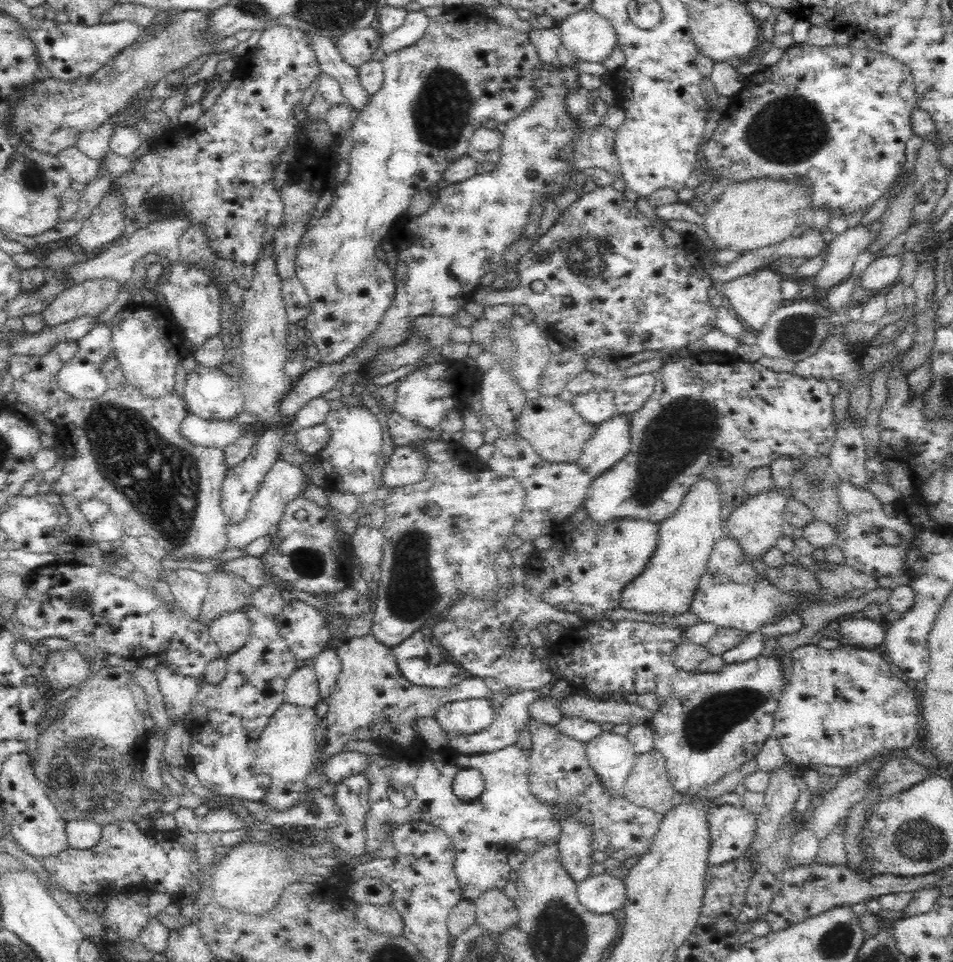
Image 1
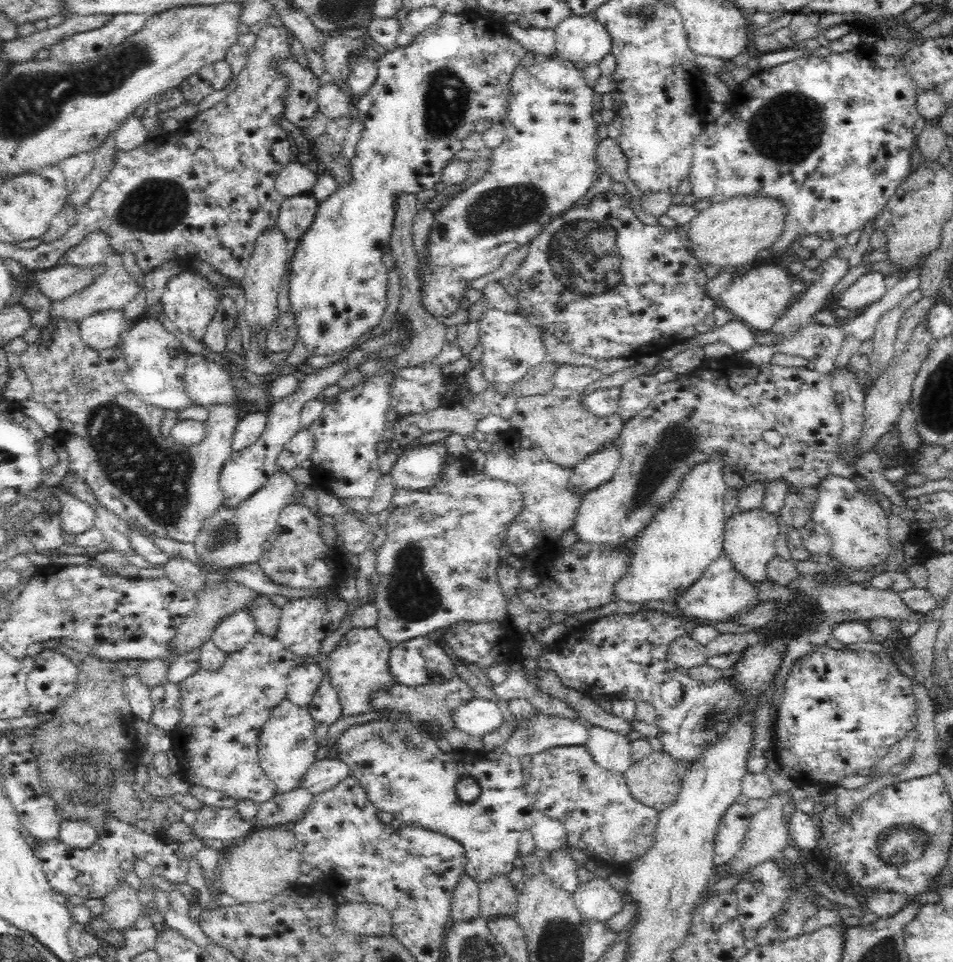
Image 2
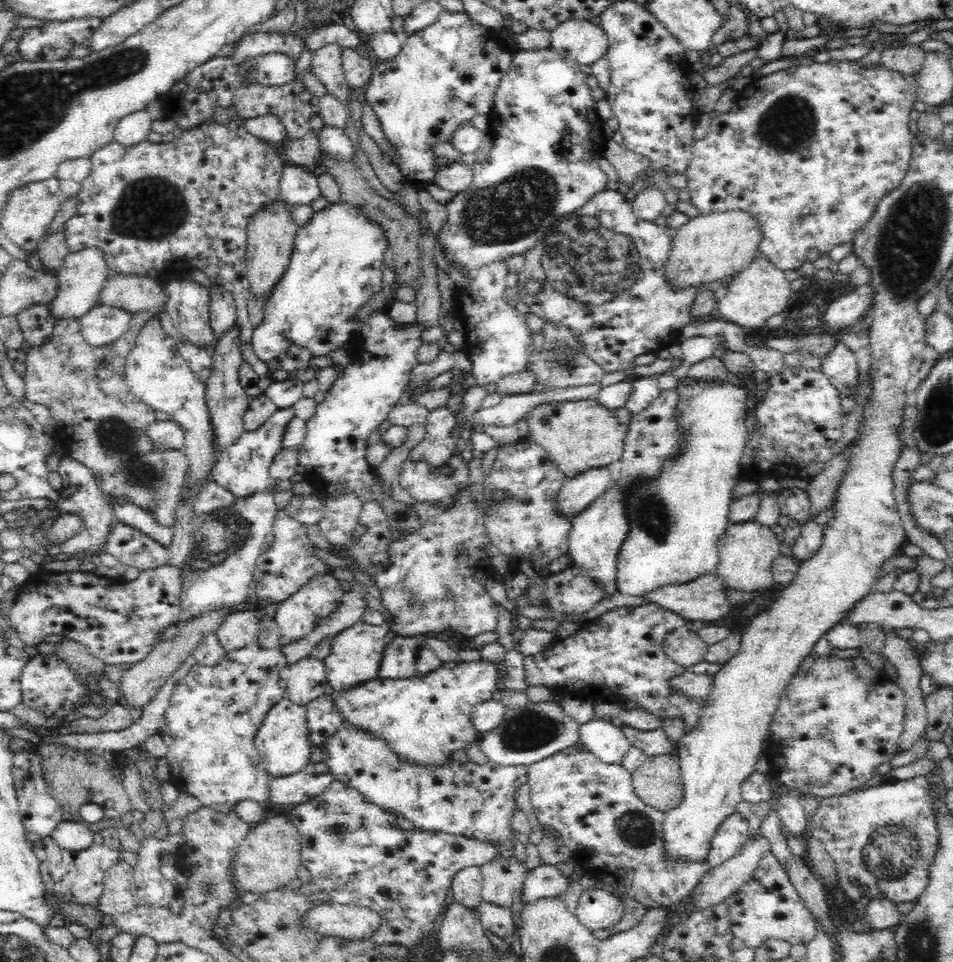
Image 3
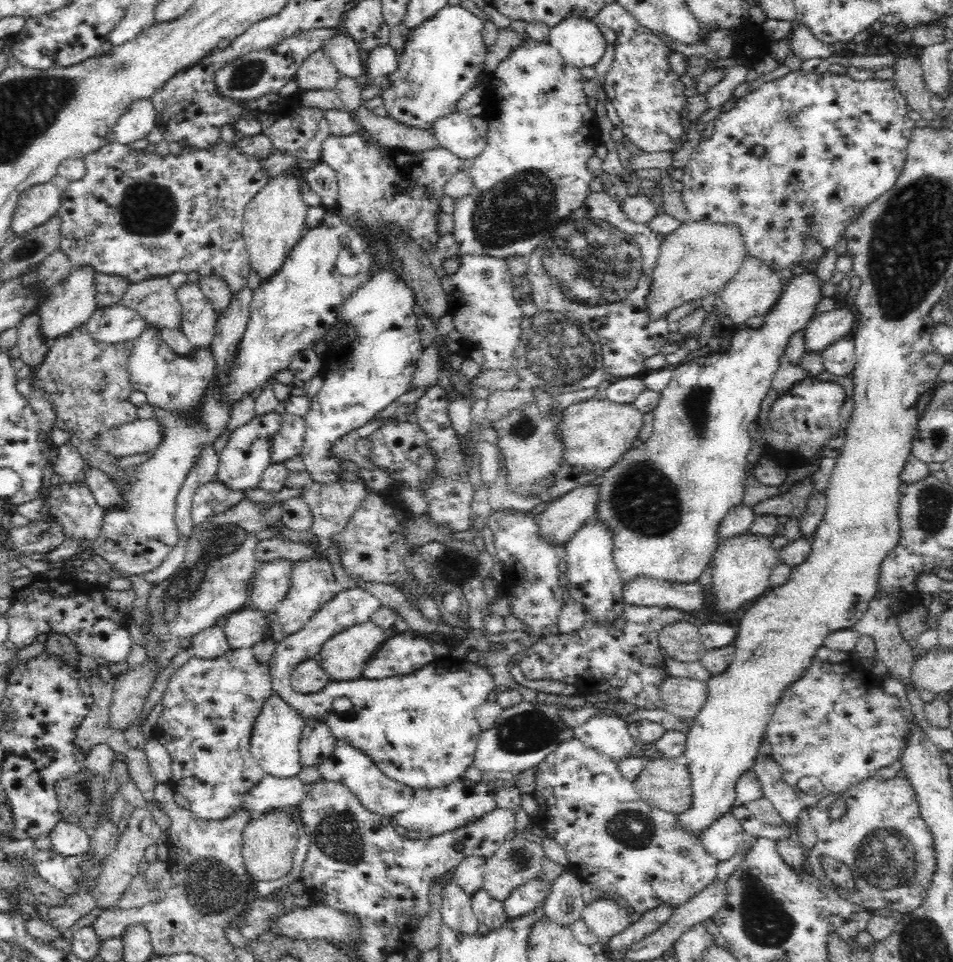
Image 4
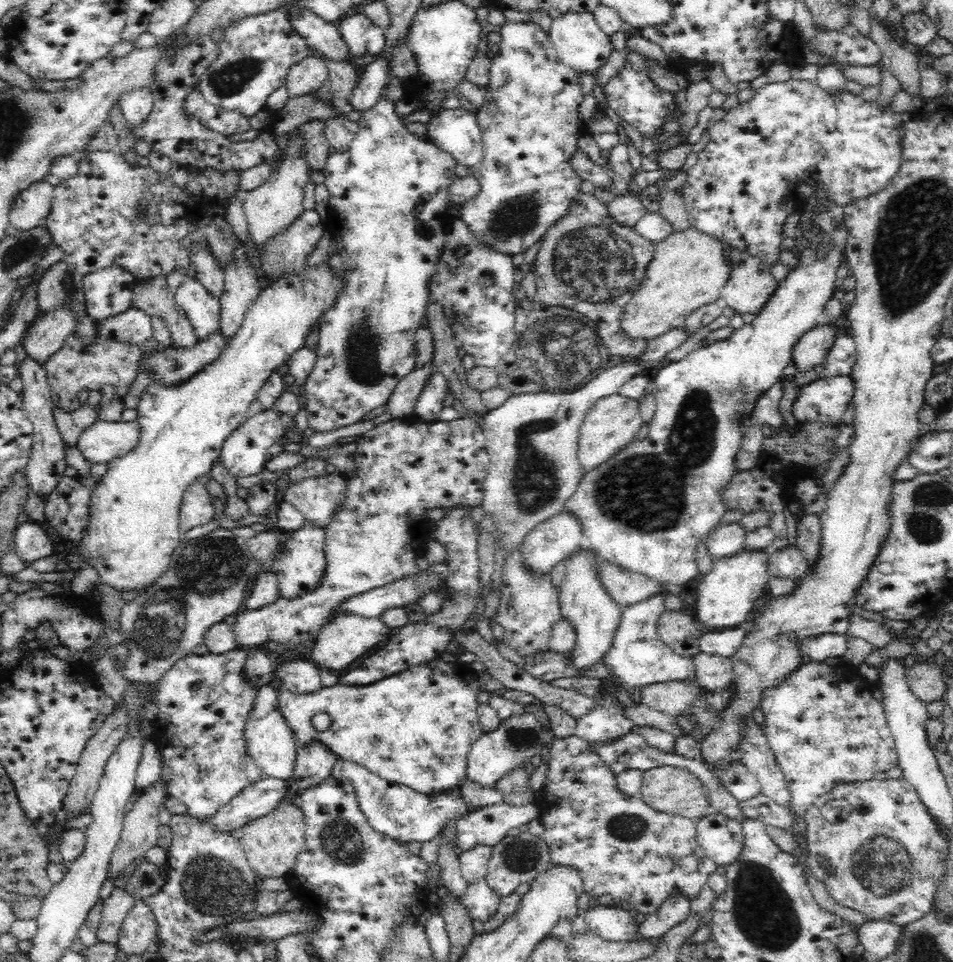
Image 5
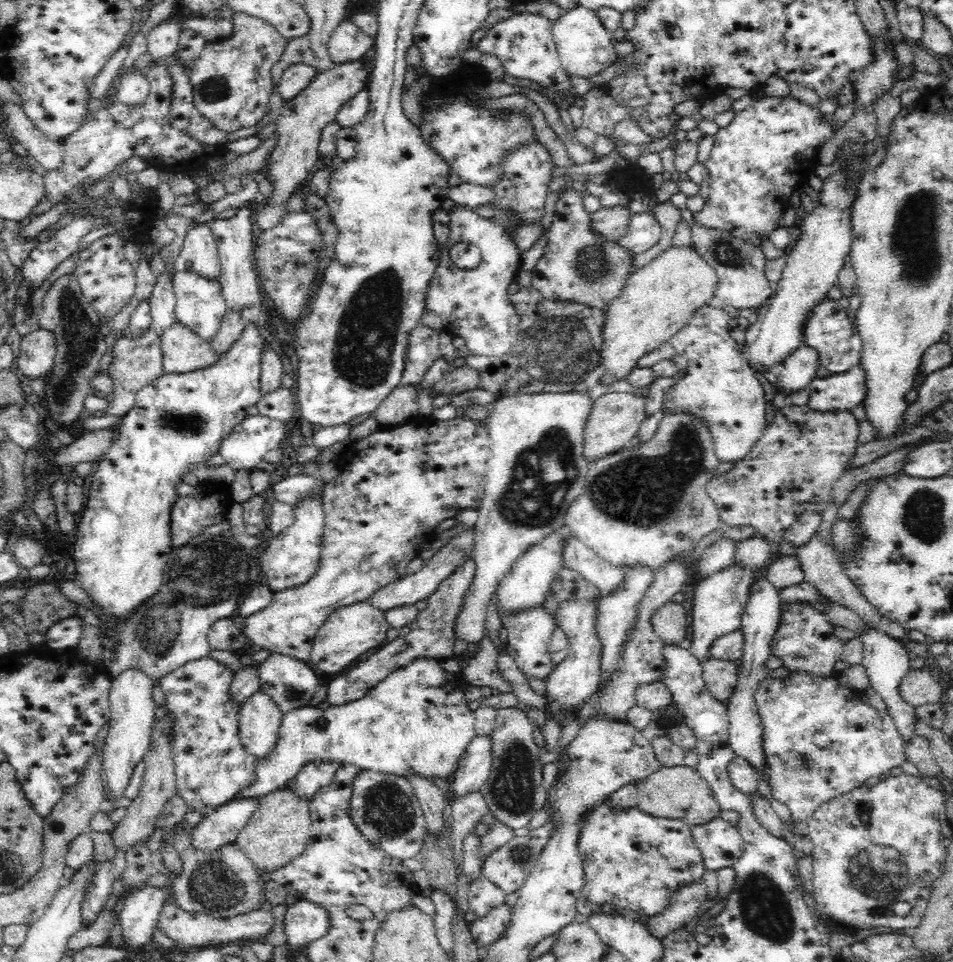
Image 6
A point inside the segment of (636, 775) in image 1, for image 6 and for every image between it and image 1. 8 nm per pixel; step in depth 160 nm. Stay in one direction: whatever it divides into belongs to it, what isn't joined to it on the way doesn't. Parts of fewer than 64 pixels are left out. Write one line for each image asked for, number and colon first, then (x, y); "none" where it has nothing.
2: (653, 780)
3: (658, 782)
4: (664, 783)
5: (673, 790)
6: (679, 792)

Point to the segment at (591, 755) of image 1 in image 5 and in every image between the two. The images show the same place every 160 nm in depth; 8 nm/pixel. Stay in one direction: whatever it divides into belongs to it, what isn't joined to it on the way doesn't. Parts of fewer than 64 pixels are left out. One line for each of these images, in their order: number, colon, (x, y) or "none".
2: (610, 750)
3: (607, 742)
4: (608, 735)
5: (637, 657)

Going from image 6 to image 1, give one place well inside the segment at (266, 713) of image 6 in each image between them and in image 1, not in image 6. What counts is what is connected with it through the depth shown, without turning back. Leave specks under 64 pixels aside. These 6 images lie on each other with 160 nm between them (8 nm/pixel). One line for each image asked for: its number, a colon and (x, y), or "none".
1: (285, 753)
2: (287, 743)
3: (282, 743)
4: (274, 744)
5: (271, 744)

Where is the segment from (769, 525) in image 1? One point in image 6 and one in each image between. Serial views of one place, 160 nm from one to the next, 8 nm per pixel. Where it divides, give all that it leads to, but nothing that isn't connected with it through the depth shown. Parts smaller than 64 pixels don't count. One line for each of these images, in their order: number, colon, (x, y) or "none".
2: (749, 540)
3: (747, 550)
4: (741, 566)
5: (733, 588)
6: (720, 600)

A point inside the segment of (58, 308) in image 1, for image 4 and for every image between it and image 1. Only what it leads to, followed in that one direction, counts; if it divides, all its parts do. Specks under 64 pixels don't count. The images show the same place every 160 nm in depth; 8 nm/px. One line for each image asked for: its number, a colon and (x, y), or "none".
2: (113, 289)
3: (133, 293)
4: (155, 300)

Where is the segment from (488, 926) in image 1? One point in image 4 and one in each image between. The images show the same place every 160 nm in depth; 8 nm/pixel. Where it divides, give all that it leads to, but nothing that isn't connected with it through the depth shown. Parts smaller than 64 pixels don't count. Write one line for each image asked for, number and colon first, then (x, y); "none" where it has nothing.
2: (497, 897)
3: (503, 878)
4: (517, 861)

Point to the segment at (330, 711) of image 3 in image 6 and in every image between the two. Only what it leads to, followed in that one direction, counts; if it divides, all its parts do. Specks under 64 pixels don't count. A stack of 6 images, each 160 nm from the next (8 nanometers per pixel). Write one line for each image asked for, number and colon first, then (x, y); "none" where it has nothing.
4: (317, 742)
5: (313, 762)
6: (313, 776)

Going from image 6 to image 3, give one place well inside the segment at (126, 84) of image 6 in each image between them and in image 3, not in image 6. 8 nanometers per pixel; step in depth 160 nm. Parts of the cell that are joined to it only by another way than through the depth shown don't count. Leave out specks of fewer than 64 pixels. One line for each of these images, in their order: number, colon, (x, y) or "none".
3: (135, 127)
4: (137, 123)
5: (137, 104)

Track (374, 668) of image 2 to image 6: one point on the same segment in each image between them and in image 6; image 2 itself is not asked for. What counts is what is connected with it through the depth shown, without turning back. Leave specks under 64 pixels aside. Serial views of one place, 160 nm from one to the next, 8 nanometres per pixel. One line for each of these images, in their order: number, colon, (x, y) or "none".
3: (356, 655)
4: (344, 656)
5: (346, 637)
6: (349, 632)

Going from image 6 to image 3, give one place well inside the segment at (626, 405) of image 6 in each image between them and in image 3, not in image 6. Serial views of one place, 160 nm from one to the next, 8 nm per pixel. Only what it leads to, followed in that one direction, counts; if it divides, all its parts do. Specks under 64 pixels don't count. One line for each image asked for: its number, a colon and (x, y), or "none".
3: (580, 435)
4: (595, 433)
5: (612, 422)

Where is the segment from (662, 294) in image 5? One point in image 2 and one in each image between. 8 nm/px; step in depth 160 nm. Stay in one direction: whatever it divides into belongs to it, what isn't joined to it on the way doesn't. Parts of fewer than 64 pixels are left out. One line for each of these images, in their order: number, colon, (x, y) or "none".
2: (730, 233)
3: (709, 247)
4: (697, 259)

